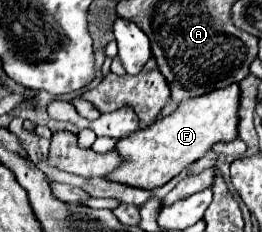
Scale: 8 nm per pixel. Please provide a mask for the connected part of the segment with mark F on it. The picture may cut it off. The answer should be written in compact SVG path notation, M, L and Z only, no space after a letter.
M231 83L231 87L209 91L199 99L187 99L187 103L179 103L171 115L157 119L151 127L147 127L147 131L135 131L119 139L117 151L123 157L123 165L107 175L107 179L143 189L165 185L185 167L211 151L215 143L235 141L239 137L239 99L239 83Z

